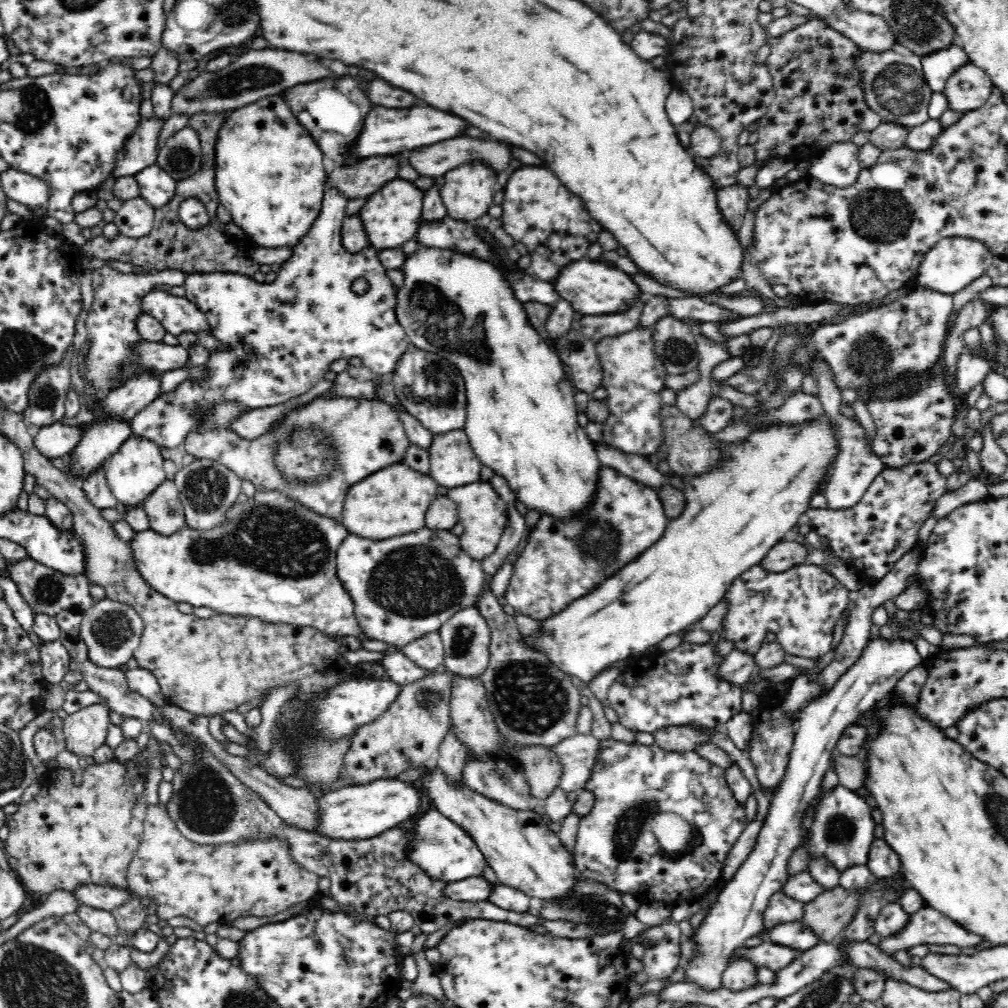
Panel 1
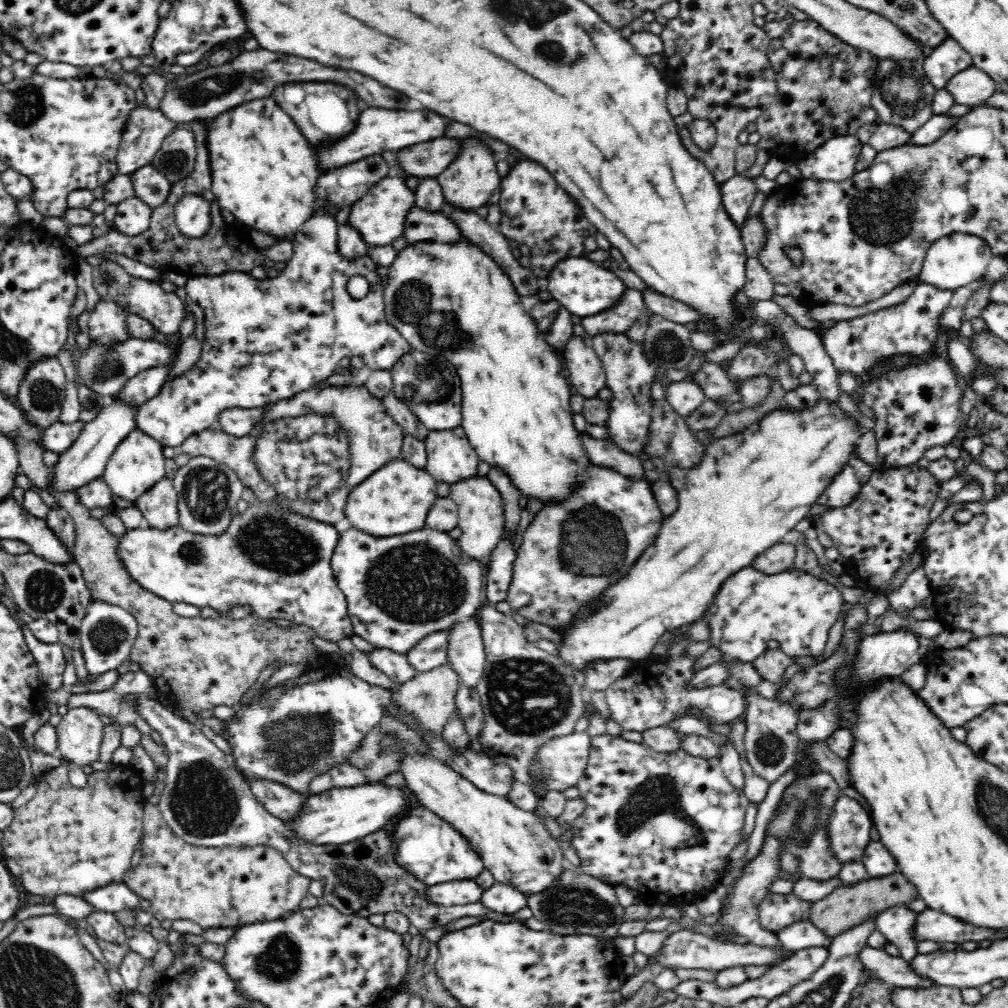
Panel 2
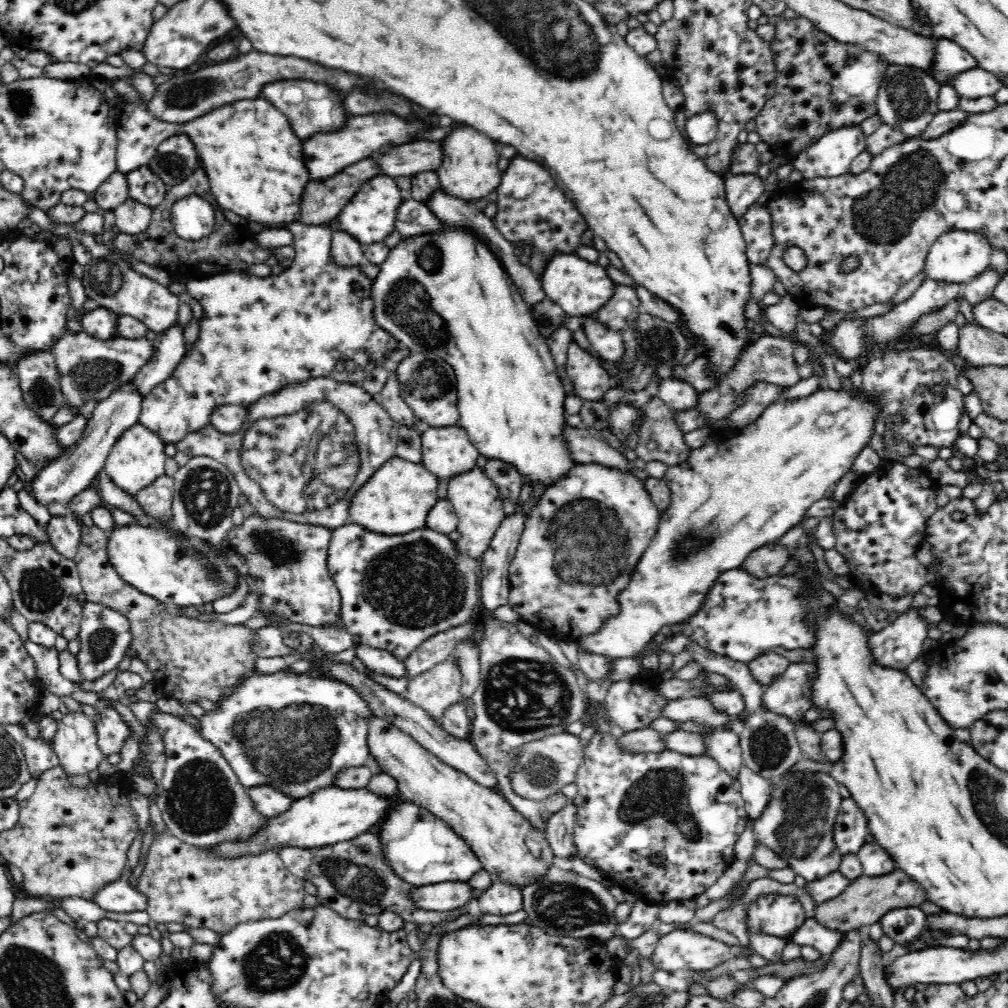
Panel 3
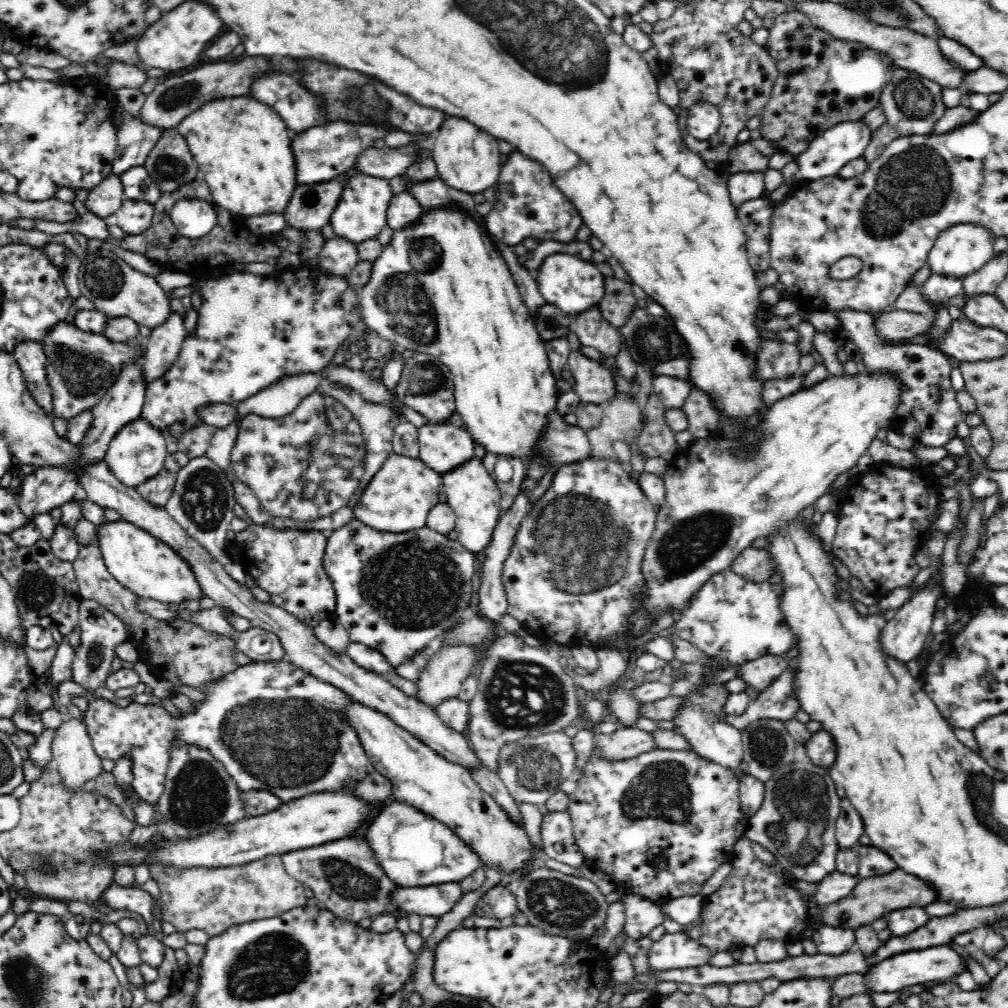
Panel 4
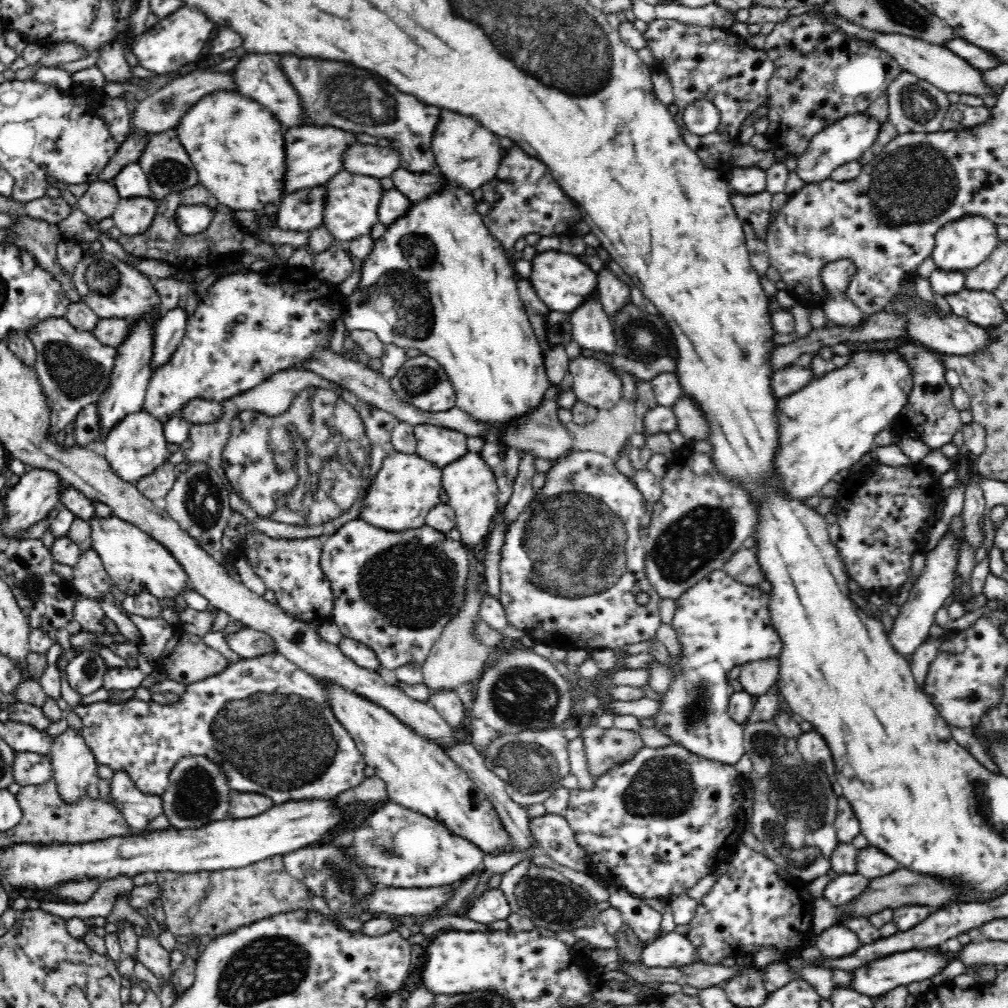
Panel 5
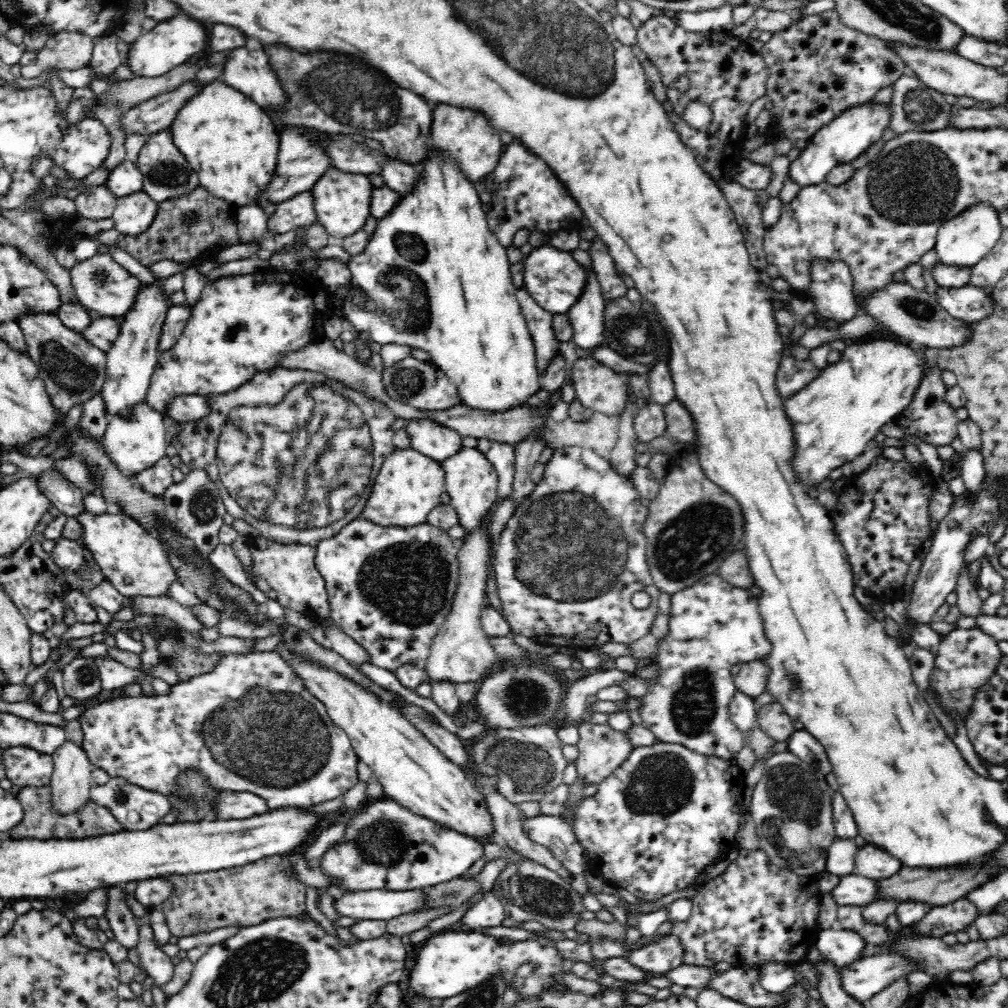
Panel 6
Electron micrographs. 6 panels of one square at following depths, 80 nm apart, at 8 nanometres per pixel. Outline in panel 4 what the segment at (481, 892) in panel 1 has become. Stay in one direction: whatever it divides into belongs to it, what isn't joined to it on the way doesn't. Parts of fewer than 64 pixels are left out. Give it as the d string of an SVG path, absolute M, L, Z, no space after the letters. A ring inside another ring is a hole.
M449 882L441 885L396 887L390 890L390 903L396 910L422 916L440 916L452 910L460 900L462 890L459 883Z

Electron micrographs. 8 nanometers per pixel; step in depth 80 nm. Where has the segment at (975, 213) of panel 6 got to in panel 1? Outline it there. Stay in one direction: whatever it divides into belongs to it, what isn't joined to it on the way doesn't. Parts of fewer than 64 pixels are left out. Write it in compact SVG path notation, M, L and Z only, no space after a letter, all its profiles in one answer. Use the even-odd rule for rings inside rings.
M967 237L940 240L922 259L913 285L925 286L944 294L954 294L985 274L995 255L984 243Z

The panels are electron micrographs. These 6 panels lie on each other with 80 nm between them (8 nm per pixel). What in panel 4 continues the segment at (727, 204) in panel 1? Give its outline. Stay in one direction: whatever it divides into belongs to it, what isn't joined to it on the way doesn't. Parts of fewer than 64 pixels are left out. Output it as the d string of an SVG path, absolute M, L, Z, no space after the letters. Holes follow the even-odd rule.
M738 172L728 175L728 190L734 206L751 198L766 195L764 174L760 172Z

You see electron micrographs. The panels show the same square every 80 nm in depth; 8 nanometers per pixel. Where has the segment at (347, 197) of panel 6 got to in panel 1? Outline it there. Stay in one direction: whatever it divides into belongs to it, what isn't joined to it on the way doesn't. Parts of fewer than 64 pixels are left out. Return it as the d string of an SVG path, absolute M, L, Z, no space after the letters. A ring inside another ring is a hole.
M395 177L366 198L358 211L369 245L376 251L399 248L416 237L416 222L422 214L422 189L410 181Z

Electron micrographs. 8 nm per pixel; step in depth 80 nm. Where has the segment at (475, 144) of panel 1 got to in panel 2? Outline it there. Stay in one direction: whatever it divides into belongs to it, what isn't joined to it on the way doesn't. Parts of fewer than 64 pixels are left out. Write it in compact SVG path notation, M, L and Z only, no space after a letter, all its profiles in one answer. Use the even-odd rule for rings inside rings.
M436 138L396 151L398 165L407 177L438 177L458 156L456 139Z

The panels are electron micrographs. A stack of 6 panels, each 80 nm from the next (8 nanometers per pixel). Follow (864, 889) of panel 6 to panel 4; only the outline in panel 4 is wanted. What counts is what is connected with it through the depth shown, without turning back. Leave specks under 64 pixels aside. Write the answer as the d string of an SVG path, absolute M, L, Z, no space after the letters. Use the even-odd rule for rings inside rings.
M832 872L826 878L819 881L818 891L815 894L814 901L820 906L829 905L843 898L850 896L854 887L863 878L859 875L850 876L840 872Z

